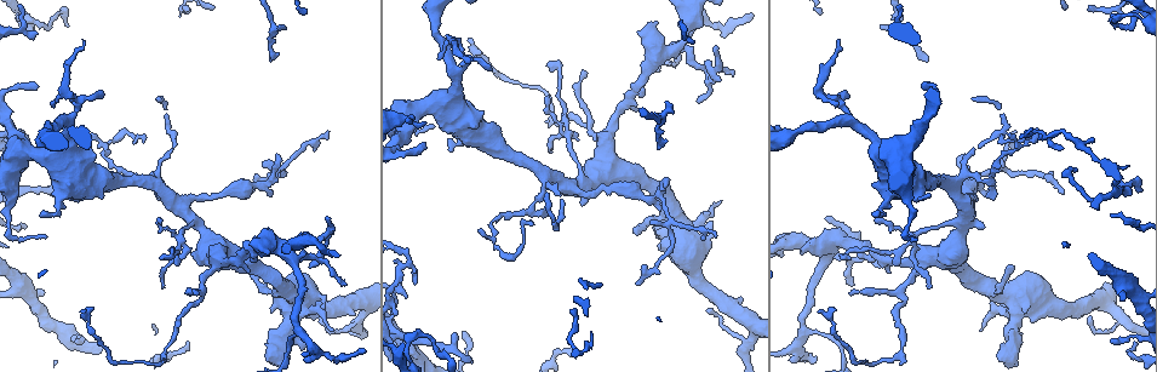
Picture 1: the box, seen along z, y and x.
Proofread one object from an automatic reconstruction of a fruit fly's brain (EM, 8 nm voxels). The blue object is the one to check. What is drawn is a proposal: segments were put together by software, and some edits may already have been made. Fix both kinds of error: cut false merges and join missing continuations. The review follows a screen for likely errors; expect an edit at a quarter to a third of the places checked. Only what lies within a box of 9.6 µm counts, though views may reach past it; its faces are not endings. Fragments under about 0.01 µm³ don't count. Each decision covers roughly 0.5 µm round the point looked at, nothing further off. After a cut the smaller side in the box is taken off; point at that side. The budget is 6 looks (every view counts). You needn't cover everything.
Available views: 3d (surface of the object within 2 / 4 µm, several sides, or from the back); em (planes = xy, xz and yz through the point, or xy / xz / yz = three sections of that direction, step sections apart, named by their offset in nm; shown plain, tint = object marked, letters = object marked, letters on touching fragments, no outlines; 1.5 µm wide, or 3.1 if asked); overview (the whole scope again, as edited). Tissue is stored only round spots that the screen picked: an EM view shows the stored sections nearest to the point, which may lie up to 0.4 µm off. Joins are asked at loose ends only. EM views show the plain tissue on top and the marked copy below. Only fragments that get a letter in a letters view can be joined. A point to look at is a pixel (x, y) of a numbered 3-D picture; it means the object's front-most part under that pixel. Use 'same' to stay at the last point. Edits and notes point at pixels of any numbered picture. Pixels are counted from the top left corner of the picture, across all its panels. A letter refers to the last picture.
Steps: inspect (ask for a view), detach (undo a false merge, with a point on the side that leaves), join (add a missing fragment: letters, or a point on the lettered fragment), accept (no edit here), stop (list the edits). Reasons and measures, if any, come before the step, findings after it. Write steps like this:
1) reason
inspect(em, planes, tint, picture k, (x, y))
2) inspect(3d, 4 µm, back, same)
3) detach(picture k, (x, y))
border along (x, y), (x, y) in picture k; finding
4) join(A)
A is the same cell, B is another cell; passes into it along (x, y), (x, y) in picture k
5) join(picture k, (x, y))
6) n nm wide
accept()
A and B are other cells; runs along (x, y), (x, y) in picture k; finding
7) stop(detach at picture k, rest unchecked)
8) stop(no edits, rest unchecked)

inspect(em, yz, step 4, letters, picture 1, (923, 86))

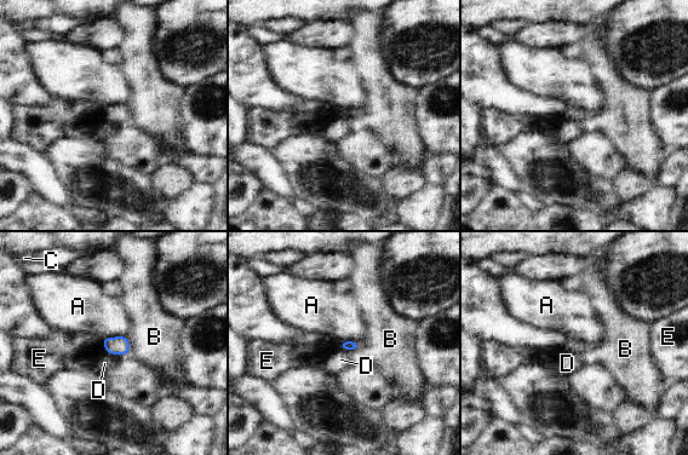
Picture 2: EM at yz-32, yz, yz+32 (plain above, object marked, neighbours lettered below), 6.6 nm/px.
inspect(em, xz, step 4, letters, same)

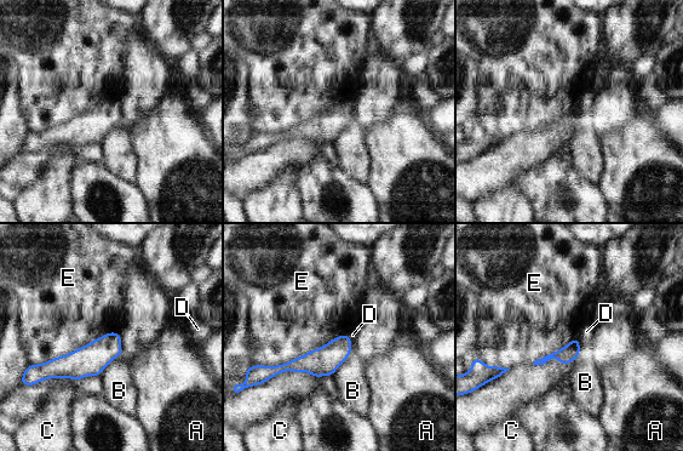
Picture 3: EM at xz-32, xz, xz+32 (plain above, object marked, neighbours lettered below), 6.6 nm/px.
accept()
A, B, C, D and E are other cells; runs along (118, 338), (90, 360), (40, 367) in picture 3; no lettered fragment goes on from it

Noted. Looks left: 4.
free end
inspect(3d, 4 µm, picture 1, (839, 40))

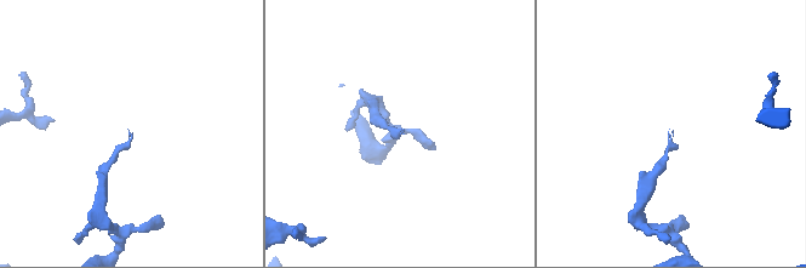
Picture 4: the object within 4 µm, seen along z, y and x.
inspect(em, yz, step 4, tint, picture 4, (129, 133))

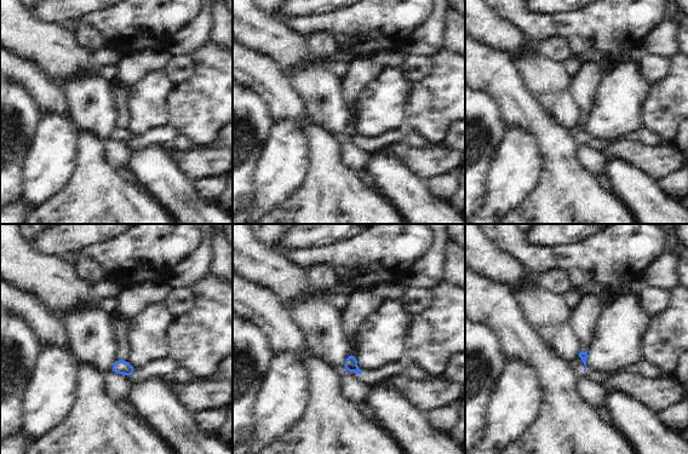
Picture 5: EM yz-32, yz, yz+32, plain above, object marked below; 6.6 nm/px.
cut it another way
inspect(em, xy, step 8, letters, same)

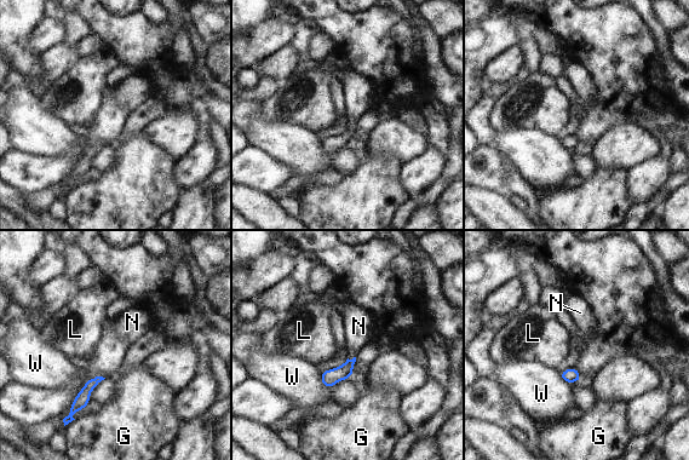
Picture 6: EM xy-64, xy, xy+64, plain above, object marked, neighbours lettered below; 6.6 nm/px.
join(N)
N is the same cell, G, L and W are other cells; passes into it along (329, 378), (352, 358), (359, 326) in picture 6; the neuron continues

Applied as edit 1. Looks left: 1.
an open end
inspect(em, 3.1 µm, planes, letters, picture 1, (715, 238))

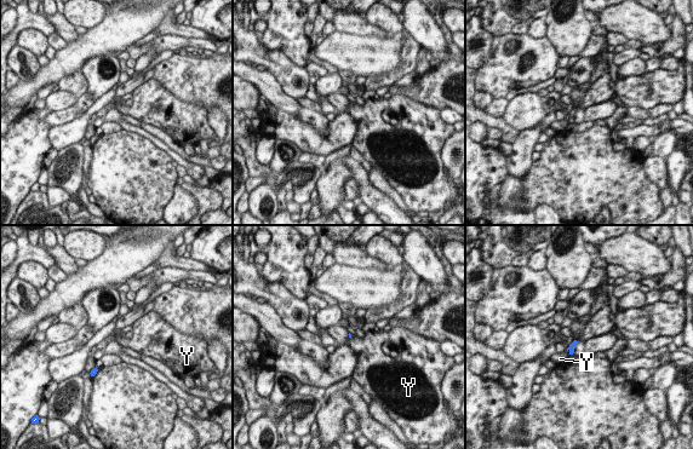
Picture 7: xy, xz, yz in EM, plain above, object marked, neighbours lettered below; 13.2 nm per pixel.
accept()
Y is another cell; border along (567, 349), (570, 355) in picture 7; none of them fits

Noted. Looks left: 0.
stop(join at picture 6, rest unchecked)

